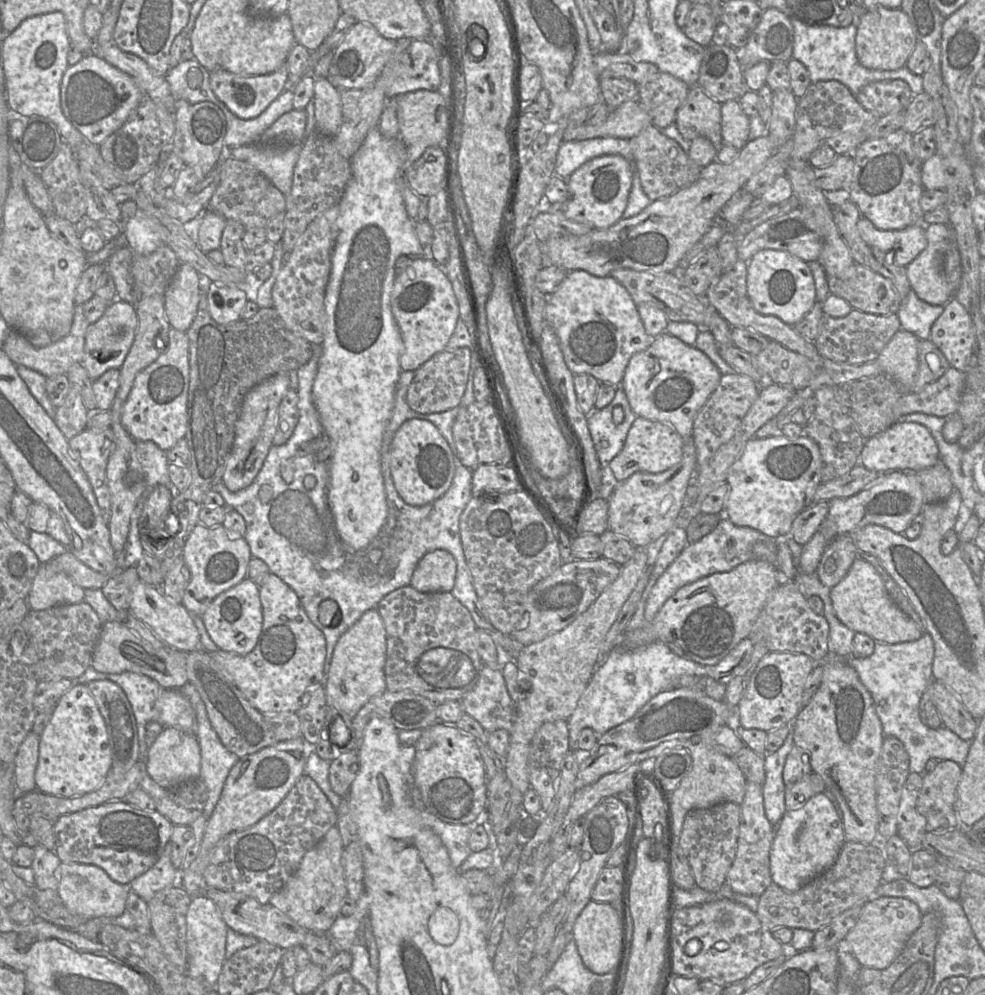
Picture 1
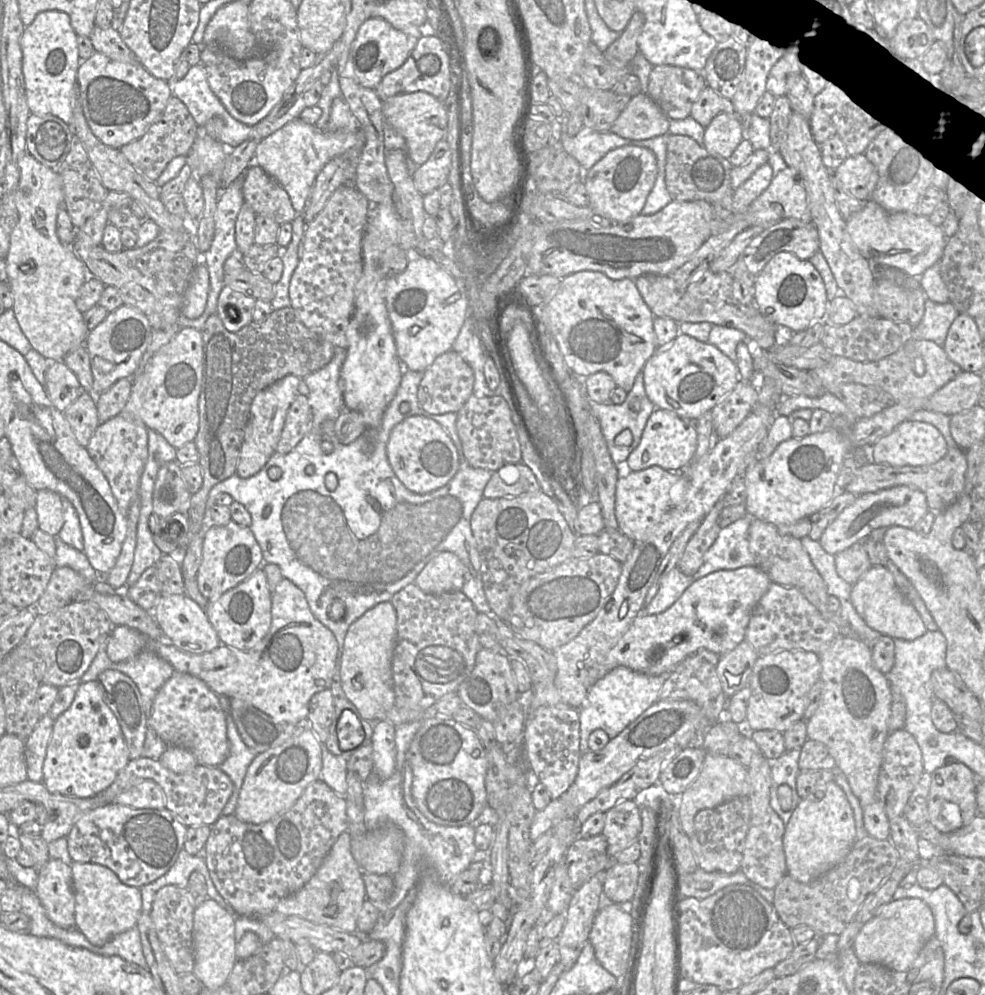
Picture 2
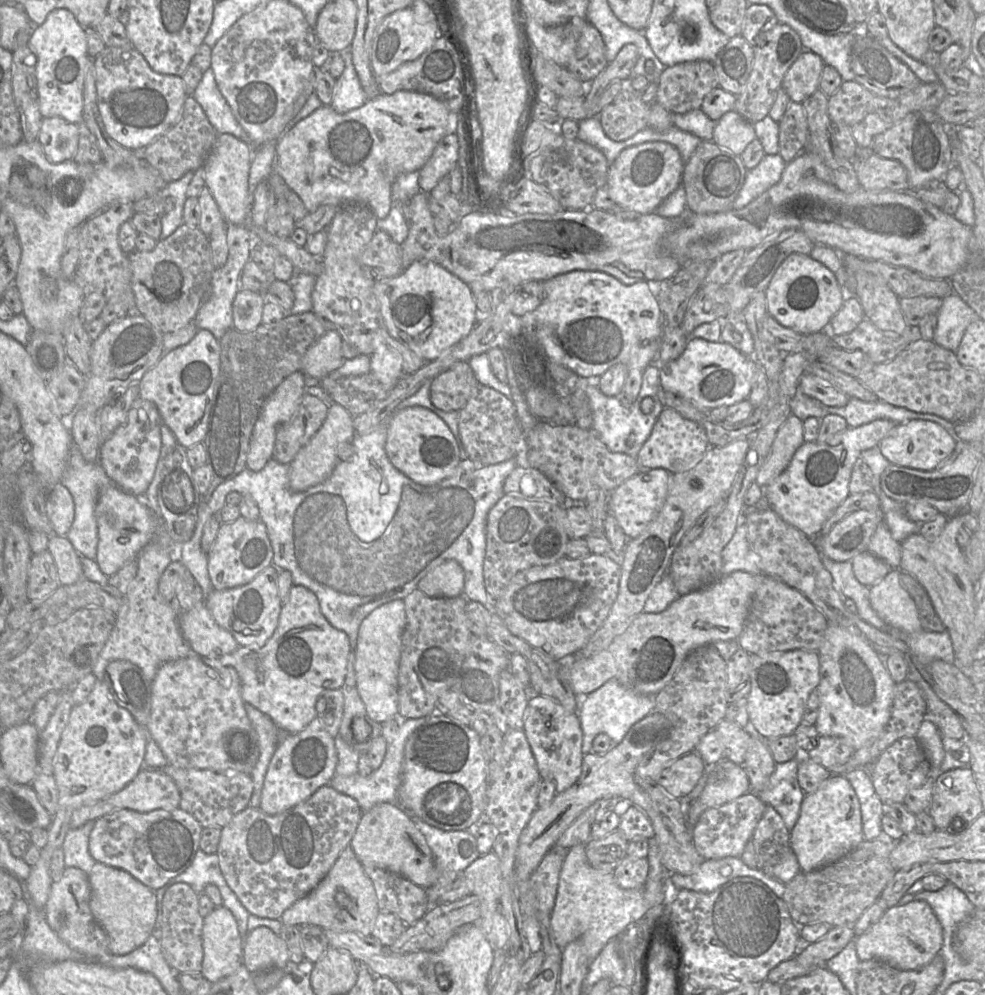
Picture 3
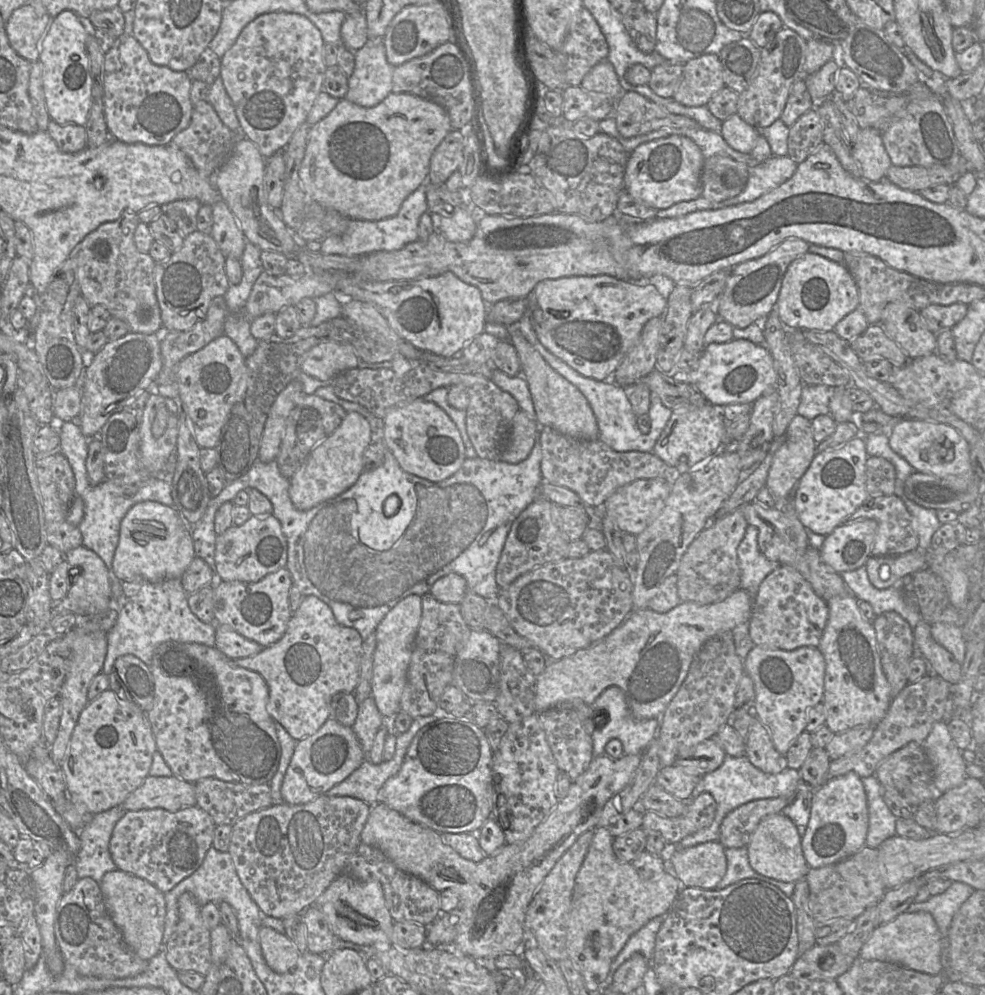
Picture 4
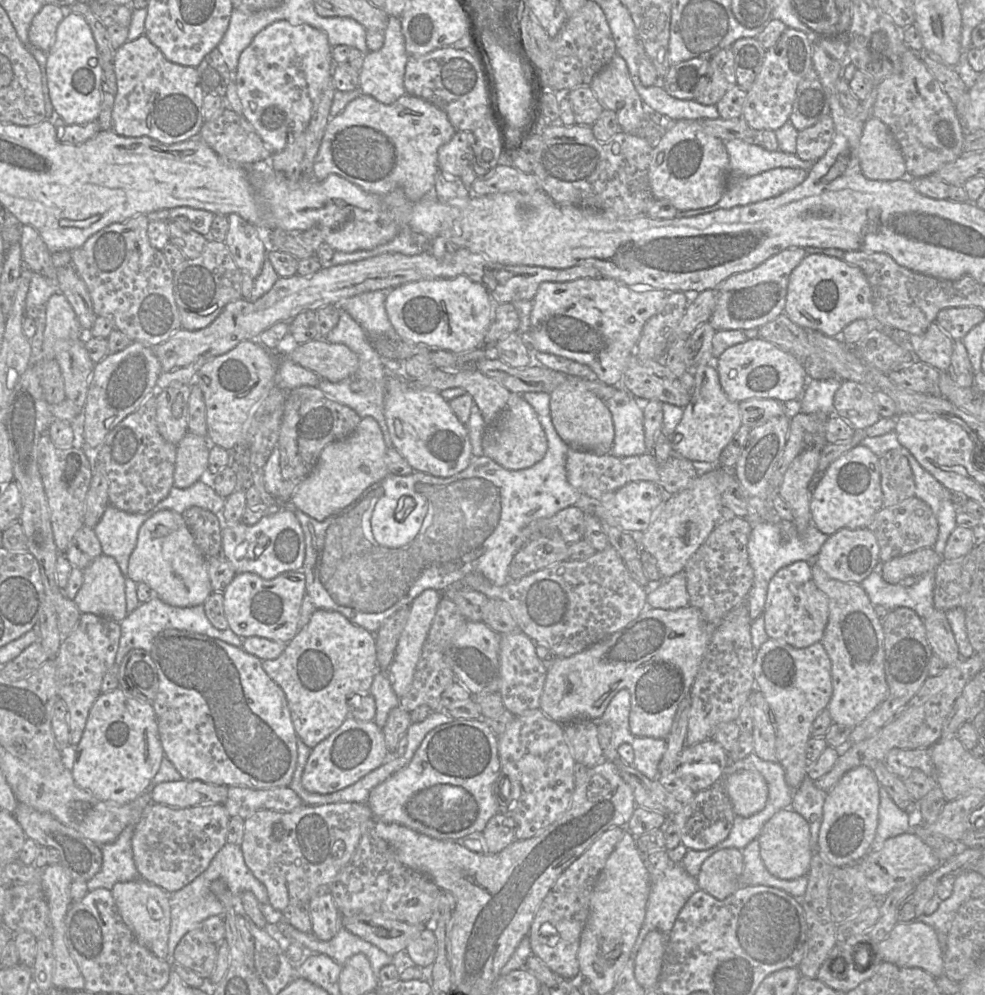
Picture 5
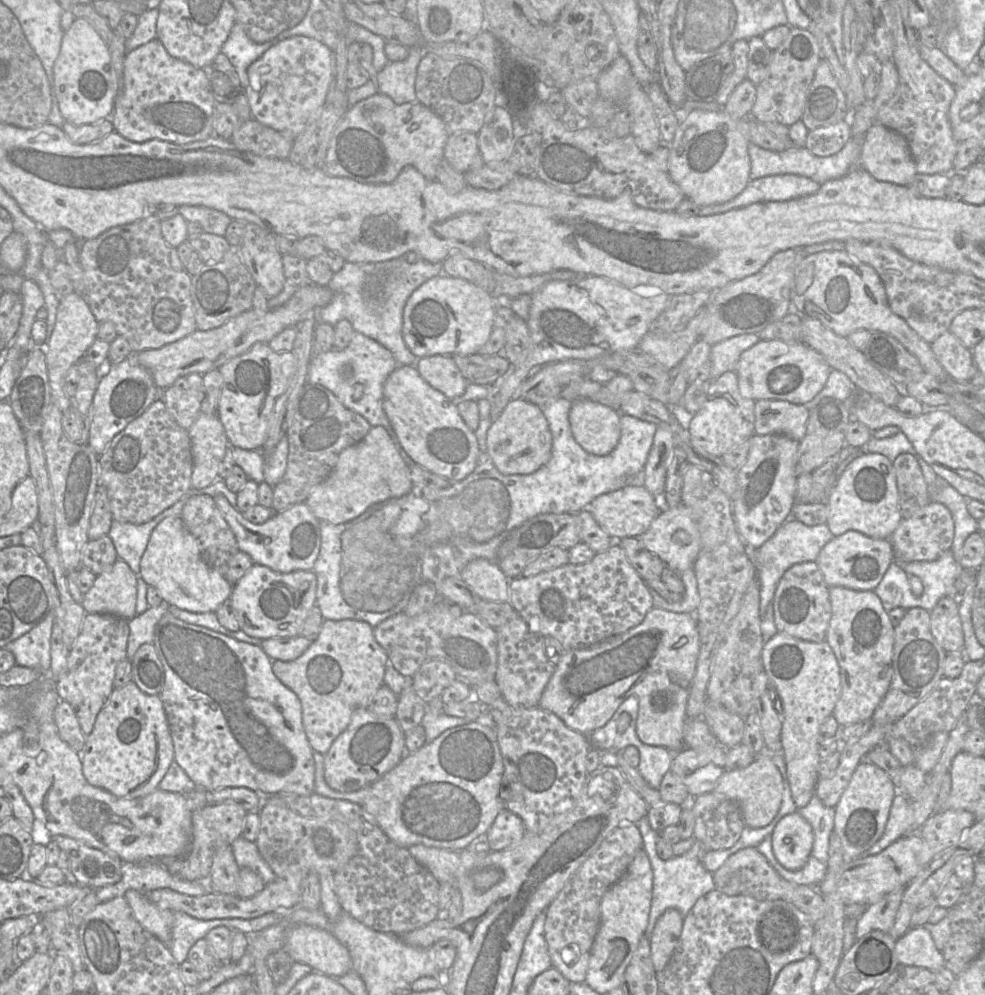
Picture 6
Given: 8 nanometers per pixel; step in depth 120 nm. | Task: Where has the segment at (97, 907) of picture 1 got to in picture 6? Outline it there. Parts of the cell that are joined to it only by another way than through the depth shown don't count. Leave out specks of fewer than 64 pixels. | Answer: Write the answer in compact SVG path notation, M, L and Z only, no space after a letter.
M129 889L123 897L140 925L168 946L174 924L174 912L152 903L146 893Z

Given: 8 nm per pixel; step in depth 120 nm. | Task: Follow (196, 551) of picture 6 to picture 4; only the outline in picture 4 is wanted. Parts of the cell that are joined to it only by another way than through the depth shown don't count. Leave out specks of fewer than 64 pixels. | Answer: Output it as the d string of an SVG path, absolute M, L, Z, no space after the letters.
M156 501L134 504L120 524L119 542L116 547L110 571L120 580L144 578L157 582L164 579L180 579L189 564L196 557L189 526L182 520L174 507Z

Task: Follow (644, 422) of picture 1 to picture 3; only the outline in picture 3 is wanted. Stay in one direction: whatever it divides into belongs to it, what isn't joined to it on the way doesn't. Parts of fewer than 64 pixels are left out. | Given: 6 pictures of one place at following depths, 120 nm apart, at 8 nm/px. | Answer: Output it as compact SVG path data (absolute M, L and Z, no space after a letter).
M665 407L636 460L641 469L662 468L677 474L695 465L710 447L705 431L697 423L683 417L673 408Z

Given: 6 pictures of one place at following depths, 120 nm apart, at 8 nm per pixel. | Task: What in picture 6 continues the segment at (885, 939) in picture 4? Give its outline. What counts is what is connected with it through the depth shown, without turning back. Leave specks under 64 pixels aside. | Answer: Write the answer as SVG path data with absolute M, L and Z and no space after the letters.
M922 926L911 927L896 939L895 951L901 965L924 967L931 972L944 966L942 952L936 947L931 933Z

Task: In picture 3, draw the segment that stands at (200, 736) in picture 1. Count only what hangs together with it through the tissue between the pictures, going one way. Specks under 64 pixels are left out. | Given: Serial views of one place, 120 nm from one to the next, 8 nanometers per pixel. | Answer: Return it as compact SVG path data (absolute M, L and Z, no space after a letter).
M246 703L245 709L257 733L260 748L258 762L250 774L254 785L250 806L258 807L268 765L280 741L280 728L269 716L263 714L251 704Z

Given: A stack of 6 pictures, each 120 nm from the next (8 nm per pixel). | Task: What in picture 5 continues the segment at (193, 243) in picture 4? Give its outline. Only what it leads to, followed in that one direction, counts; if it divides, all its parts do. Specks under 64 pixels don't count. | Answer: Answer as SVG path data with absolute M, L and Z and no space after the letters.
M207 237L200 256L185 259L173 269L173 296L179 310L181 327L190 331L209 326L227 304L243 299L241 270L233 261L224 242Z

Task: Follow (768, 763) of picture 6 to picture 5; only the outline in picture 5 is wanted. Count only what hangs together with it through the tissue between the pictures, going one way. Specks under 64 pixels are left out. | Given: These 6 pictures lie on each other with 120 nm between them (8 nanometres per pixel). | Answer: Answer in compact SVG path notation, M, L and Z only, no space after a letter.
M740 770L721 781L736 815L751 817L765 808L768 786L756 770Z

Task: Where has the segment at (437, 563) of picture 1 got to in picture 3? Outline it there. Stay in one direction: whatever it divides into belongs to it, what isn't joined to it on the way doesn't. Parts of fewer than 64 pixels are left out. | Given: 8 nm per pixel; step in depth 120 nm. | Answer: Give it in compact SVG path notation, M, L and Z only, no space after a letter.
M446 560L419 583L418 588L430 597L454 598L463 595L465 571L455 560Z

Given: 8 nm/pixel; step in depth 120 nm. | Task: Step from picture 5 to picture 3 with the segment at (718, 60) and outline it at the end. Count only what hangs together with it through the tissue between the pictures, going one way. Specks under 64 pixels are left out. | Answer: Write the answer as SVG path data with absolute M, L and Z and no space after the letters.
M683 62L662 71L655 100L671 113L688 113L699 109L706 95L716 87L717 74L712 62Z

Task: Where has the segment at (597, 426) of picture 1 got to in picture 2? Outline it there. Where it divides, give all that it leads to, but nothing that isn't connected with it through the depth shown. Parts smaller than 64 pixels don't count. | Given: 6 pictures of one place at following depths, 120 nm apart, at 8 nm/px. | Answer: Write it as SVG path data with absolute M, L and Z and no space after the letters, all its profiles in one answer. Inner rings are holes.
M641 373L637 375L623 403L590 402L590 405L591 412L599 422L613 462L617 465L626 461L629 454L639 444L647 420L656 409L646 395L643 375ZM625 429L632 432L633 442L629 446L617 446L614 441L615 437Z

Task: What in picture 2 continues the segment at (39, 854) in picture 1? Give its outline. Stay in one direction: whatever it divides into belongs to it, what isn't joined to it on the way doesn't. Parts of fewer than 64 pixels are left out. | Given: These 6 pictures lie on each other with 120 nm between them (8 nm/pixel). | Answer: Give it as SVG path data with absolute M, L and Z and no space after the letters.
M50 858L38 868L34 891L47 917L57 926L75 928L75 895L72 885L71 864Z

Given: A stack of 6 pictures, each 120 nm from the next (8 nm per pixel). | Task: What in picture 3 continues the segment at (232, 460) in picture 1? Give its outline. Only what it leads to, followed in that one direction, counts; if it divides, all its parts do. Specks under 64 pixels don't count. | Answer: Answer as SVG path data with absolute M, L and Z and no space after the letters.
M302 370L292 373L266 399L252 432L246 459L247 469L258 472L273 458L278 428L295 416L305 394L305 379L306 375Z

